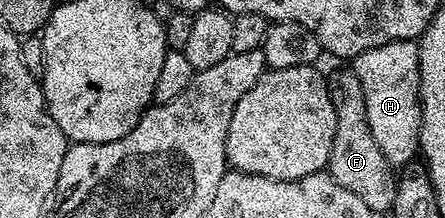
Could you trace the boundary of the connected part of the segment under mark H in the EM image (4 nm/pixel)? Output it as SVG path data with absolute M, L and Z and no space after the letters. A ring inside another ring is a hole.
M401 39L368 49L354 56L352 67L360 77L360 85L364 85L368 129L372 129L376 145L380 145L380 153L384 153L391 168L405 168L411 162L410 157L419 152L418 138L422 124L418 43L413 39Z

